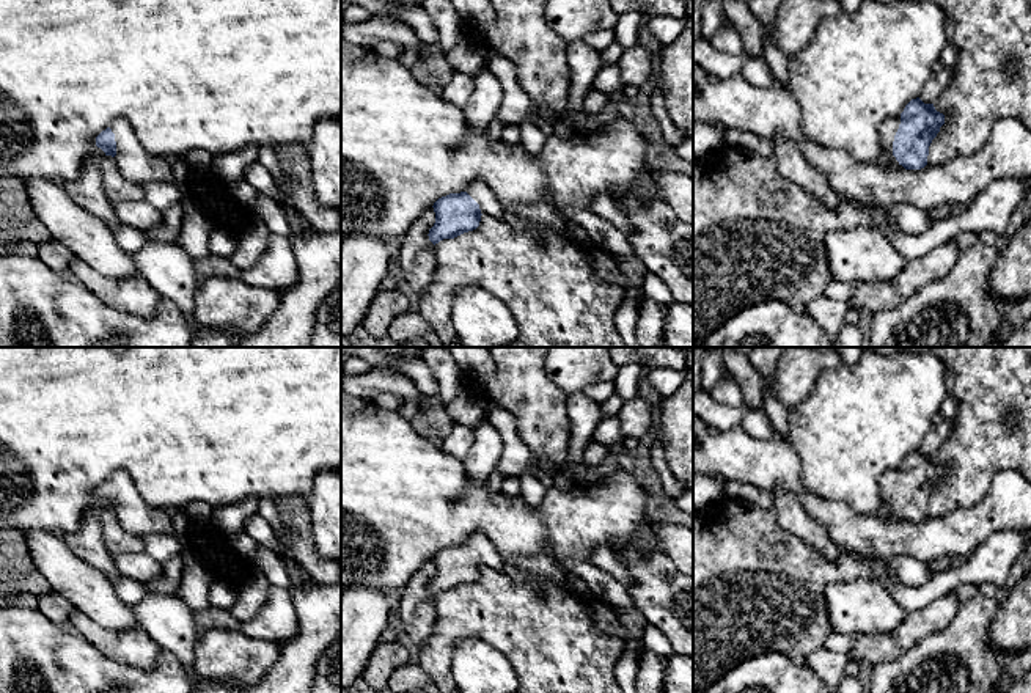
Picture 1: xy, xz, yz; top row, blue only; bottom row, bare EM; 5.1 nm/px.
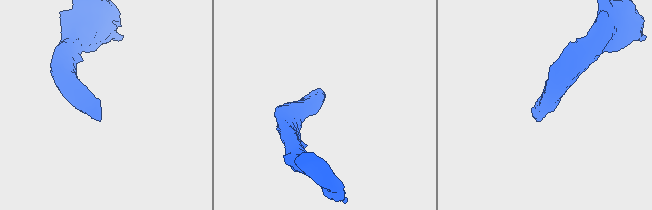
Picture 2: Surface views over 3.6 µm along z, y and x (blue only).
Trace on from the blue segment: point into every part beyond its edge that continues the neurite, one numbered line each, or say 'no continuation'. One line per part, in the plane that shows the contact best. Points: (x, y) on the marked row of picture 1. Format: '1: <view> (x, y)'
1: yz (890, 128)

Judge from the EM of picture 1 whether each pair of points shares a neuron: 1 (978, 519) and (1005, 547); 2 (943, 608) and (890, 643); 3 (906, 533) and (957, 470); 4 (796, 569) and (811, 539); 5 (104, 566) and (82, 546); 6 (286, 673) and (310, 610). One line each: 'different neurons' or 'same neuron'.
1: different neurons
2: same neuron
3: different neurons
4: different neurons
5: same neuron
6: same neuron

